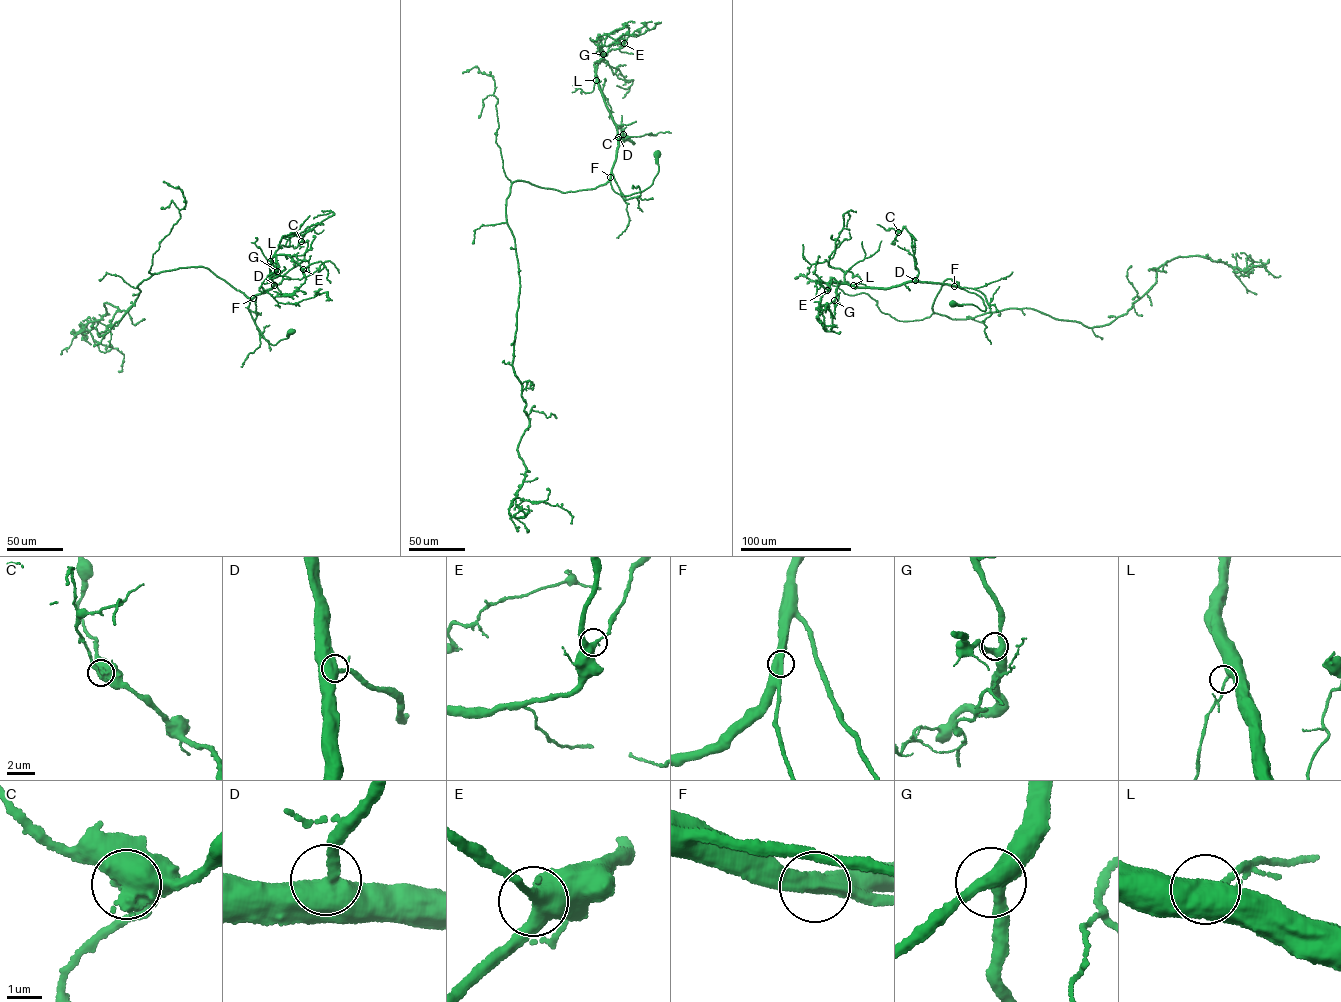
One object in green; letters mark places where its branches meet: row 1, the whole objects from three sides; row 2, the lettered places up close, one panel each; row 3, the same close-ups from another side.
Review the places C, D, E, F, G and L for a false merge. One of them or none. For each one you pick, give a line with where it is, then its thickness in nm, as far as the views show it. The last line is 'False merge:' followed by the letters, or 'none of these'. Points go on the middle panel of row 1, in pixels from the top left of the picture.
False merge: none of these

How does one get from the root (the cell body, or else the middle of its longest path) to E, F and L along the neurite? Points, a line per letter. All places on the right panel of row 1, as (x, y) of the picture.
E: (953, 303), (986, 308), (979, 295), (939, 283), (907, 281), (875, 288), (830, 282), (827, 290)
F: (953, 303), (973, 304), (984, 311), (986, 308), (980, 296), (954, 286)
L: (953, 303), (973, 304), (984, 311), (986, 308), (980, 296), (947, 284), (907, 281), (887, 288), (853, 285)

